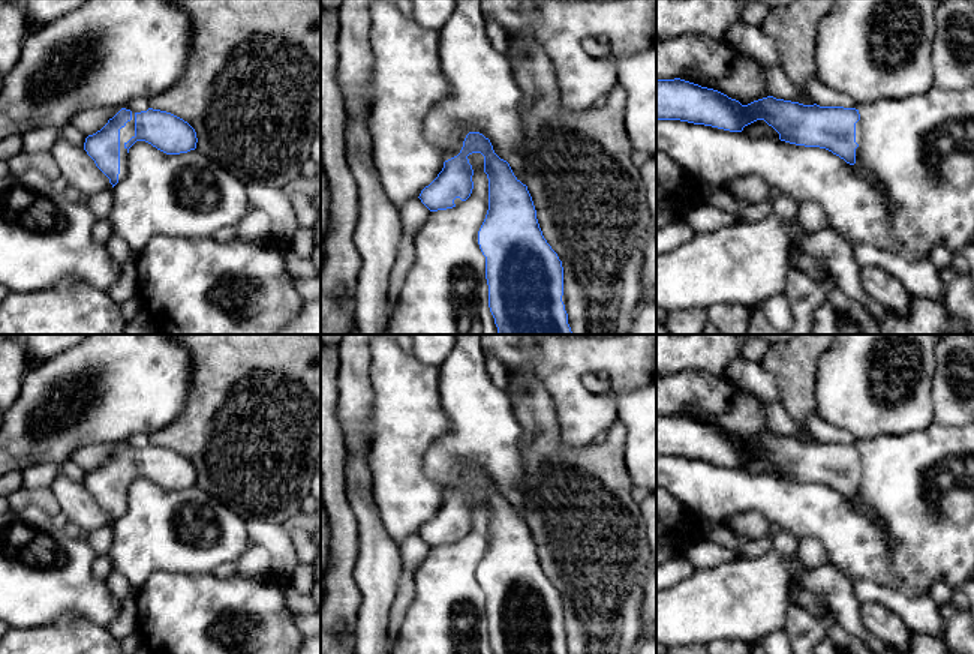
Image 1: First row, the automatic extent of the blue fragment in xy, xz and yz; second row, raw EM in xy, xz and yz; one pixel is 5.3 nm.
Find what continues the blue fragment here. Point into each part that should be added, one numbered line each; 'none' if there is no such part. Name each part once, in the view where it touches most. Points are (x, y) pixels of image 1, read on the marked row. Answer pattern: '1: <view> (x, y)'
1: xy (126, 132)

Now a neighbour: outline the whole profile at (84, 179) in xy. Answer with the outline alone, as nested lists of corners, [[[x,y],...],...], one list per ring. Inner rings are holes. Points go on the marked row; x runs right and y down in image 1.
[[[60,135],[49,153],[67,182],[70,195],[85,200],[105,189],[112,189],[109,178],[96,166],[84,147],[78,147]]]

